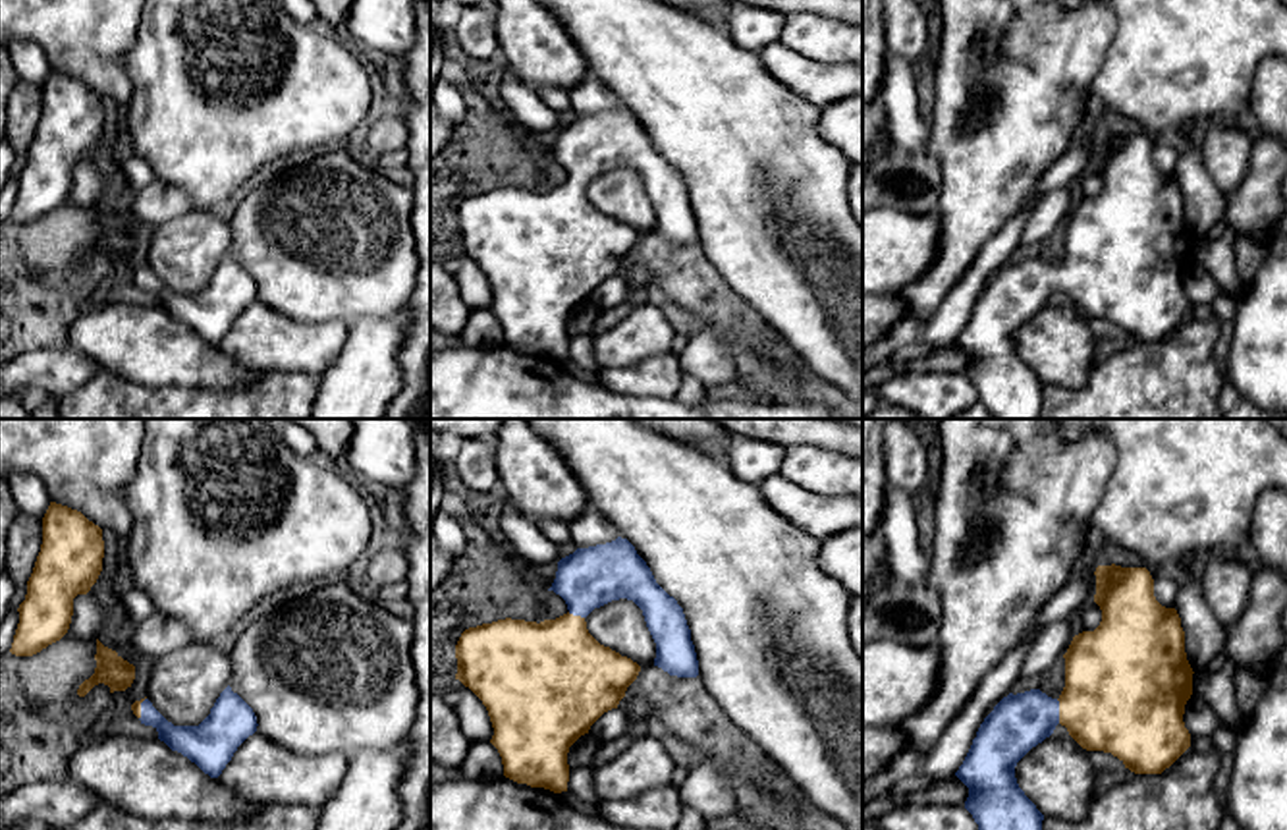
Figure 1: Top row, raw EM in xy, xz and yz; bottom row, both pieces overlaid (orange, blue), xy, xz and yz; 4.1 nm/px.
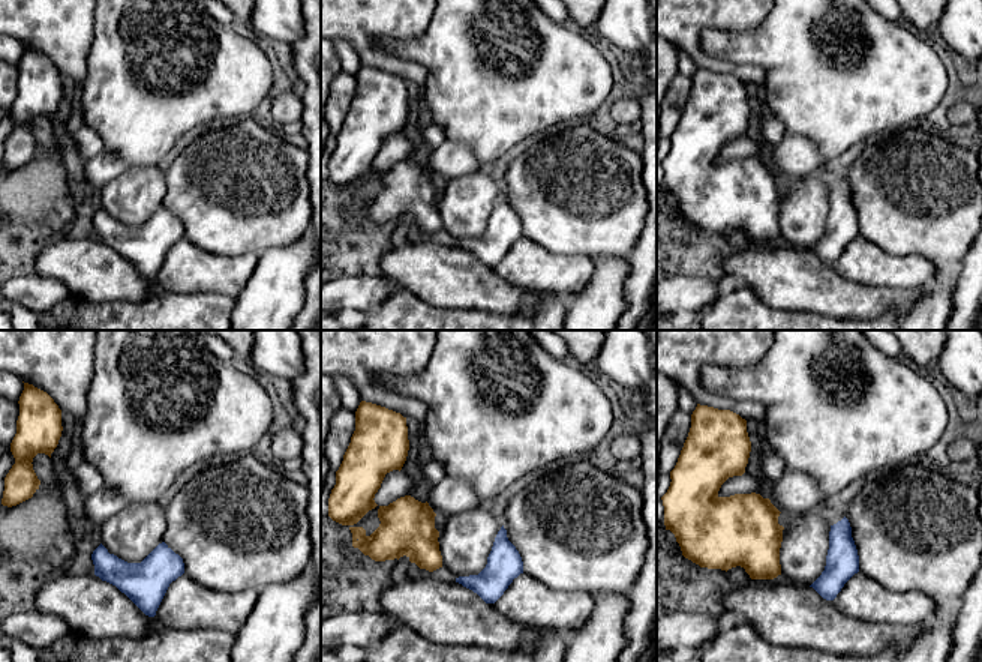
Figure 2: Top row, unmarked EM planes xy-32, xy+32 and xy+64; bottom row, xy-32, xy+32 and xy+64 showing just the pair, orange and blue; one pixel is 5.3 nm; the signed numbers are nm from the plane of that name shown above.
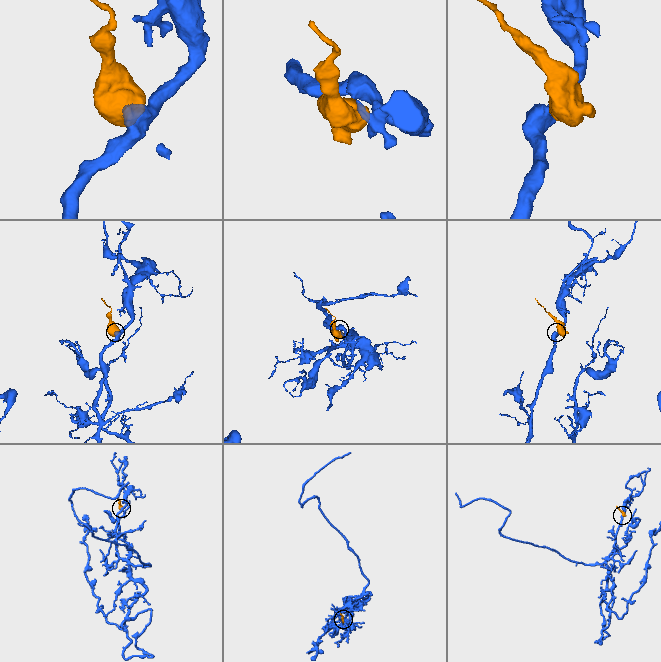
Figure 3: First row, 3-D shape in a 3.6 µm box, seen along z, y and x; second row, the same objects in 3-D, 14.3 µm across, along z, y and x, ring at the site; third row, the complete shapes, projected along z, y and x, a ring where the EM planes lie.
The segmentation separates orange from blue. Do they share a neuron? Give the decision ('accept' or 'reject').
accept

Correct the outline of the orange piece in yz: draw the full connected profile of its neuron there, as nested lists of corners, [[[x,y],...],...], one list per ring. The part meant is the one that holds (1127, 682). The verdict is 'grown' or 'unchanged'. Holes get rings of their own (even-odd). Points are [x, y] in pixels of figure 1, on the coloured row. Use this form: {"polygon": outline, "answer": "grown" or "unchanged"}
{"polygon": [[[1098,566],[1094,602],[1102,610],[1102,622],[1094,631],[1073,637],[1065,658],[1065,687],[1057,699],[1040,689],[1009,693],[980,724],[972,745],[955,772],[969,788],[965,809],[978,830],[1042,830],[1044,815],[1025,795],[1015,778],[1017,762],[1038,743],[1050,737],[1057,724],[1086,751],[1104,751],[1117,757],[1135,774],[1162,774],[1189,747],[1191,733],[1185,728],[1185,705],[1192,695],[1192,668],[1185,652],[1185,631],[1175,608],[1162,606],[1154,596],[1154,579],[1146,567]]], "answer": "grown"}

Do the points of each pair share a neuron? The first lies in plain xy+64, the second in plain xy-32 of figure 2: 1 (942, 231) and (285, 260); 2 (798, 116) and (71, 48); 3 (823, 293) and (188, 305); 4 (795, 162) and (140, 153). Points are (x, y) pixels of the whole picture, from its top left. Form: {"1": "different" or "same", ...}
{"1": "different", "2": "different", "3": "different", "4": "different"}

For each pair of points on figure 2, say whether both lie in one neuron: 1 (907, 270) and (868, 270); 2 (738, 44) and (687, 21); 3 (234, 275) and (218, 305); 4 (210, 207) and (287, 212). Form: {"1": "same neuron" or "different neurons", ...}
{"1": "same neuron", "2": "different neurons", "3": "different neurons", "4": "same neuron"}

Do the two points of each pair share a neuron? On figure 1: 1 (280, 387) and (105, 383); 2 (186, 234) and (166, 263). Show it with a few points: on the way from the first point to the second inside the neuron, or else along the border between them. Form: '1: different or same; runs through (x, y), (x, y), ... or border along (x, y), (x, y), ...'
1: same; runs through (236, 398), (149, 398)
2: same; runs through (186, 242), (174, 255)

